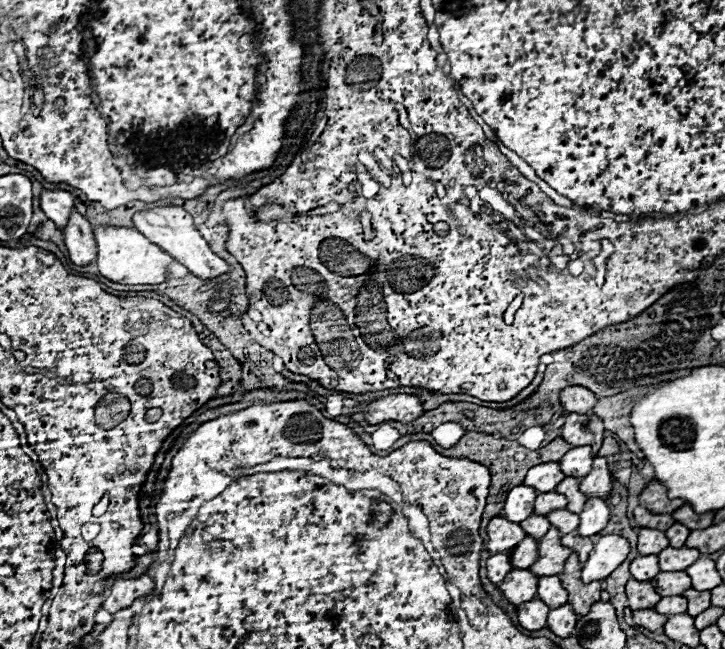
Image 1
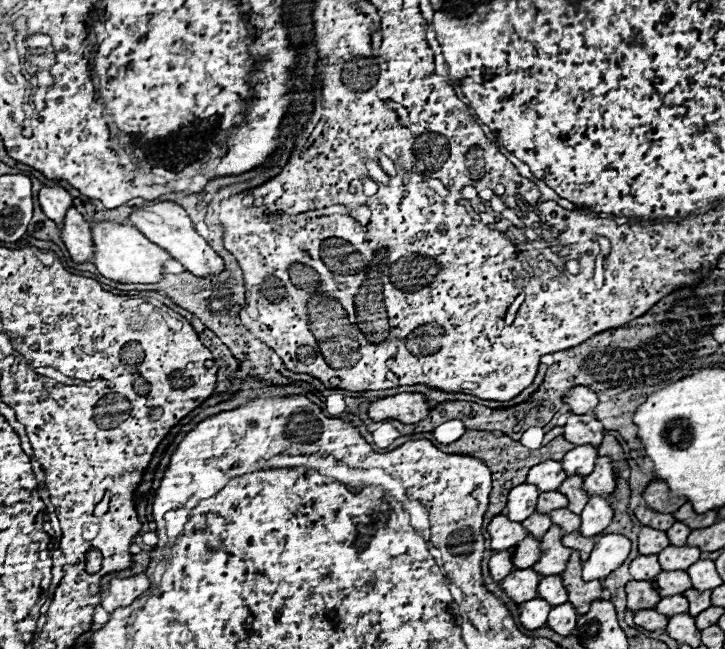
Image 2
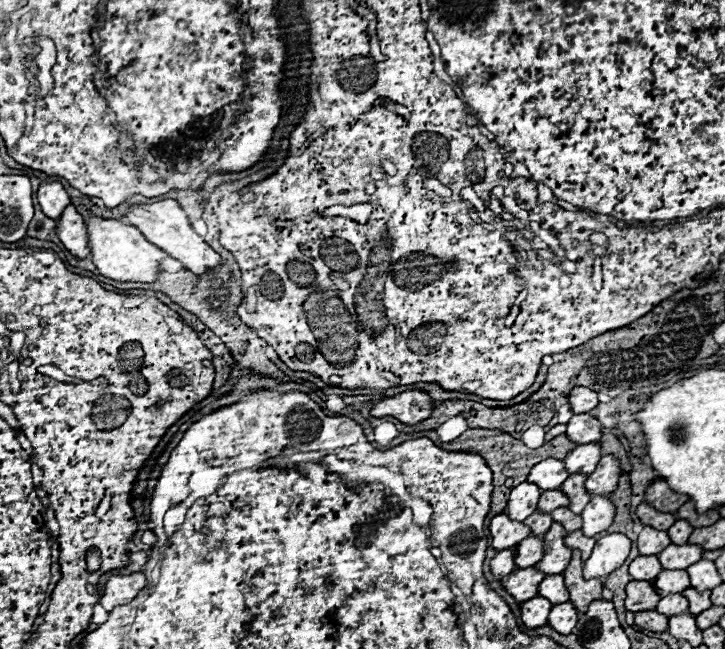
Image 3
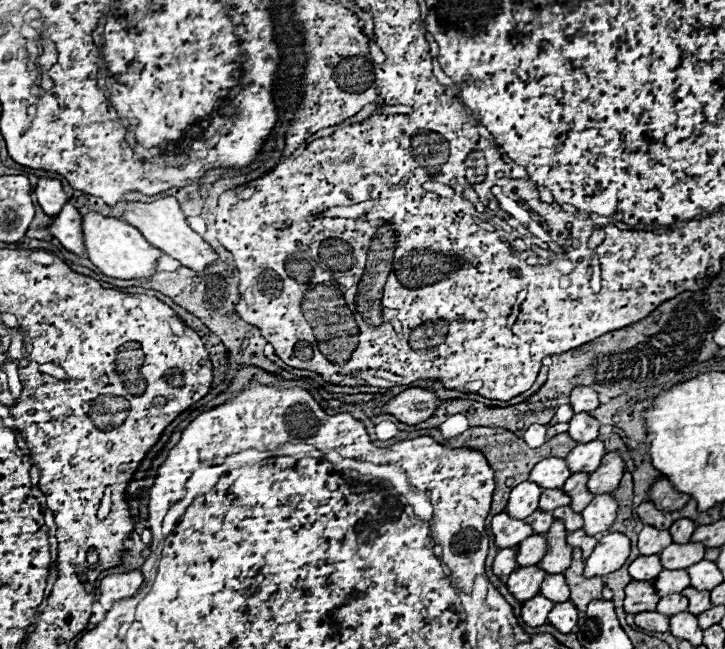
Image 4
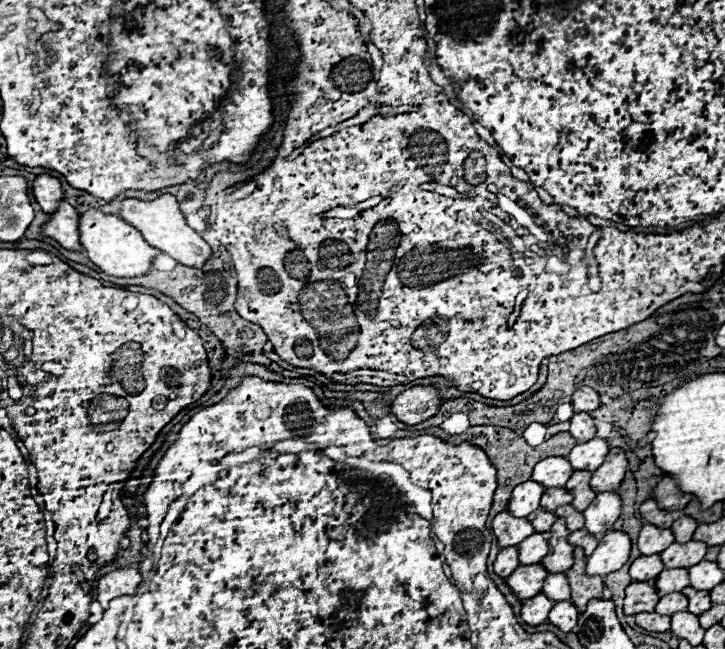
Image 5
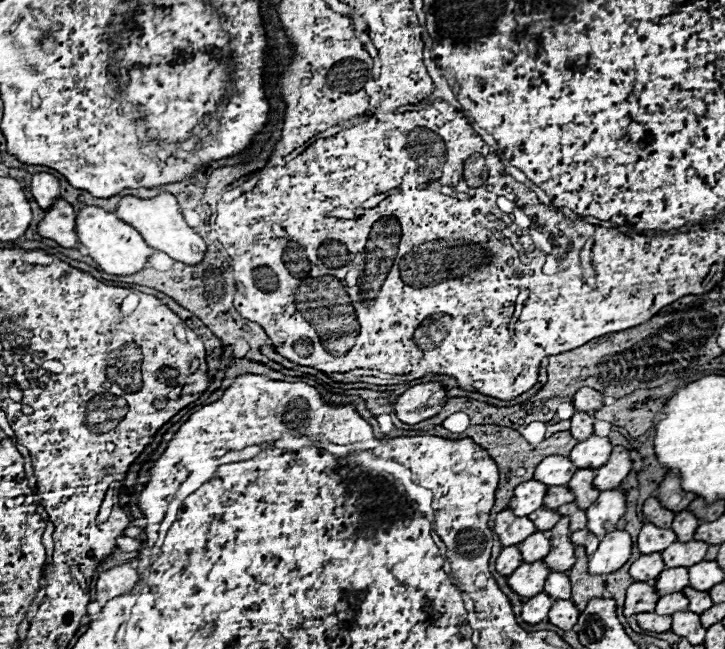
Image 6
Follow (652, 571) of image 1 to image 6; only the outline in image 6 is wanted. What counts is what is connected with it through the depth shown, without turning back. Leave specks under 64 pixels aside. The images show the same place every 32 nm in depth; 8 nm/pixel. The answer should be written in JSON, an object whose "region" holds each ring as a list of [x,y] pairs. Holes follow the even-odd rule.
{"region":[[[658,552],[648,554],[648,556],[640,556],[632,566],[630,566],[630,576],[636,582],[652,582],[654,578],[658,578],[658,574],[664,570],[664,562],[660,558]]]}

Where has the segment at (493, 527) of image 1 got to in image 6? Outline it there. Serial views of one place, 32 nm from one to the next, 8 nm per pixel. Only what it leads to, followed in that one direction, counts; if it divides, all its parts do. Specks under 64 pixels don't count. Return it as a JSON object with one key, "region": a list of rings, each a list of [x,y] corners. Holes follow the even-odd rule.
{"region":[[[502,510],[496,516],[494,530],[504,546],[512,546],[512,544],[520,544],[524,538],[534,534],[536,526],[532,526],[532,520],[528,516],[516,516],[512,514],[512,510]]]}

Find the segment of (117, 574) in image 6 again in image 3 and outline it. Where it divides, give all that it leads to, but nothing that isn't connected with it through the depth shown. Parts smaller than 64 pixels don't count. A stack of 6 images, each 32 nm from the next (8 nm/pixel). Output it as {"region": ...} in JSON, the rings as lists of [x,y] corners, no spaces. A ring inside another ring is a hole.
{"region":[[[134,572],[128,576],[110,576],[100,594],[100,604],[110,612],[118,604],[130,602],[142,588],[146,586],[146,578],[142,572]]]}

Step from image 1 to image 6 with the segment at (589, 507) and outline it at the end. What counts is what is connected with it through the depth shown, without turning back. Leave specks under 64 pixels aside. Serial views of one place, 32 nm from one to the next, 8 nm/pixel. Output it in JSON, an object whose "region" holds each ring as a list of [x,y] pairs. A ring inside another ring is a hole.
{"region":[[[604,490],[600,492],[598,500],[586,510],[588,516],[588,530],[596,536],[604,536],[616,528],[618,518],[622,518],[626,512],[626,498],[624,492],[616,490]]]}

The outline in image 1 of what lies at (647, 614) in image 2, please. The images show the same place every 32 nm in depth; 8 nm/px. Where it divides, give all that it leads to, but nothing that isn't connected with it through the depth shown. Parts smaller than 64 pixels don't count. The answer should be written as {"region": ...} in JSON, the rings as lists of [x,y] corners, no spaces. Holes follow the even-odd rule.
{"region":[[[648,608],[648,610],[636,610],[634,622],[646,630],[660,630],[668,622],[668,618],[664,618],[664,614],[658,614],[656,610]]]}

